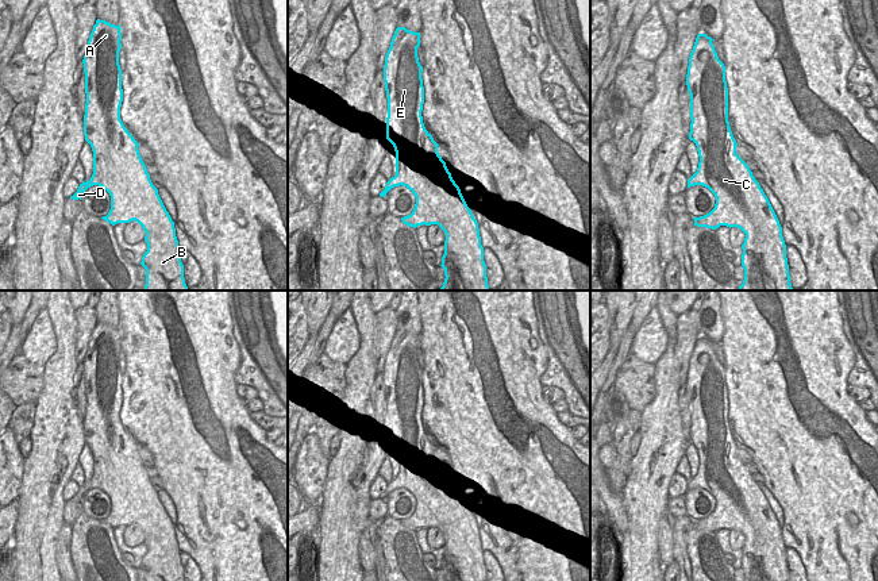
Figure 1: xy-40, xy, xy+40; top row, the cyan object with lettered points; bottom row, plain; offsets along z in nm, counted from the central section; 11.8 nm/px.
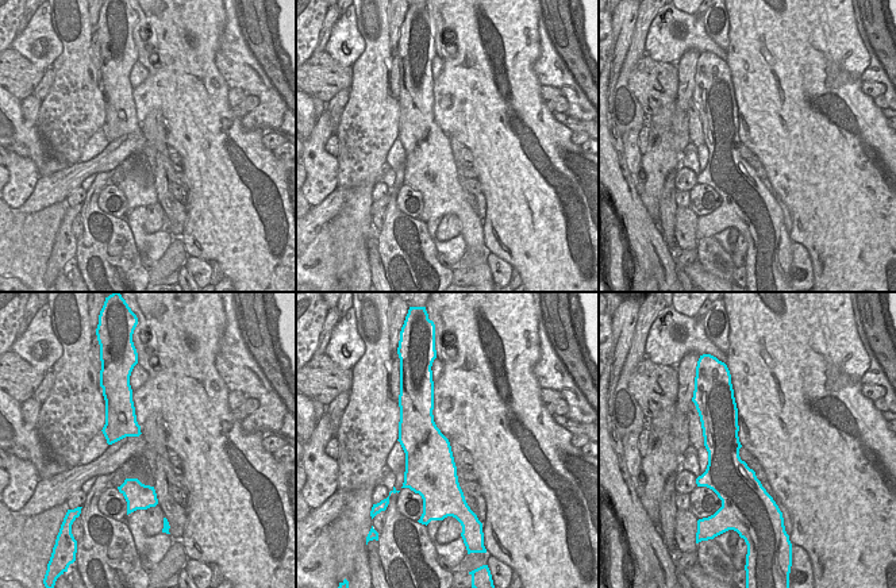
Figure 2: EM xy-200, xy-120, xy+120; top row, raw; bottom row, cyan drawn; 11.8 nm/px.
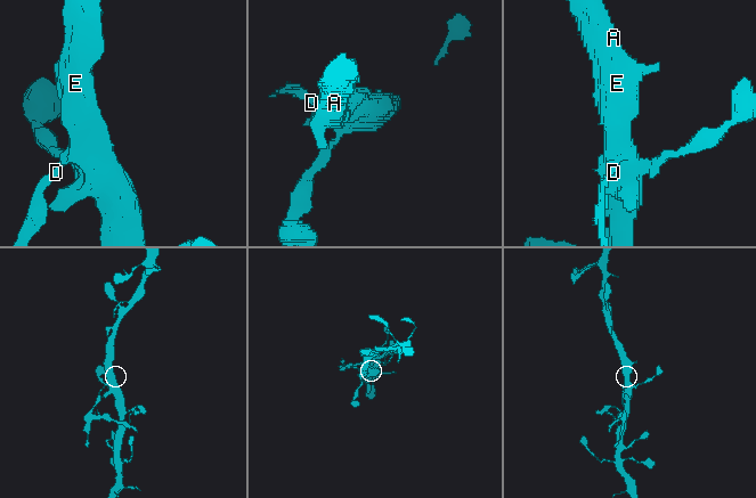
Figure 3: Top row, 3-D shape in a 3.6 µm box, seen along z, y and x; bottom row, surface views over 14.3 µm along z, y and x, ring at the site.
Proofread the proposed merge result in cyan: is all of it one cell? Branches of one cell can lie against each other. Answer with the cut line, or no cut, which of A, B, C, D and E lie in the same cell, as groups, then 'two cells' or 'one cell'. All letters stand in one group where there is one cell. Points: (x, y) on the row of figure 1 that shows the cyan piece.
xy-40 (85, 183), (87, 188) | A B C E / D | two cells

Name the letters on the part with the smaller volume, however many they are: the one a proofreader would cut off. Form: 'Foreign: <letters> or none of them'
Foreign: D

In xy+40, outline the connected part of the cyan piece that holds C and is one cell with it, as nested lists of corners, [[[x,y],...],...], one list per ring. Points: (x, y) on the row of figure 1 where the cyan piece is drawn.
[[[706,34],[697,35],[686,74],[692,119],[689,139],[696,143],[700,157],[697,172],[688,180],[688,188],[702,185],[716,197],[709,213],[693,218],[694,226],[712,230],[720,226],[738,227],[746,234],[742,245],[744,280],[739,290],[793,290],[779,220],[748,165],[736,153],[738,143],[728,122],[725,66],[717,57],[713,41]]]

